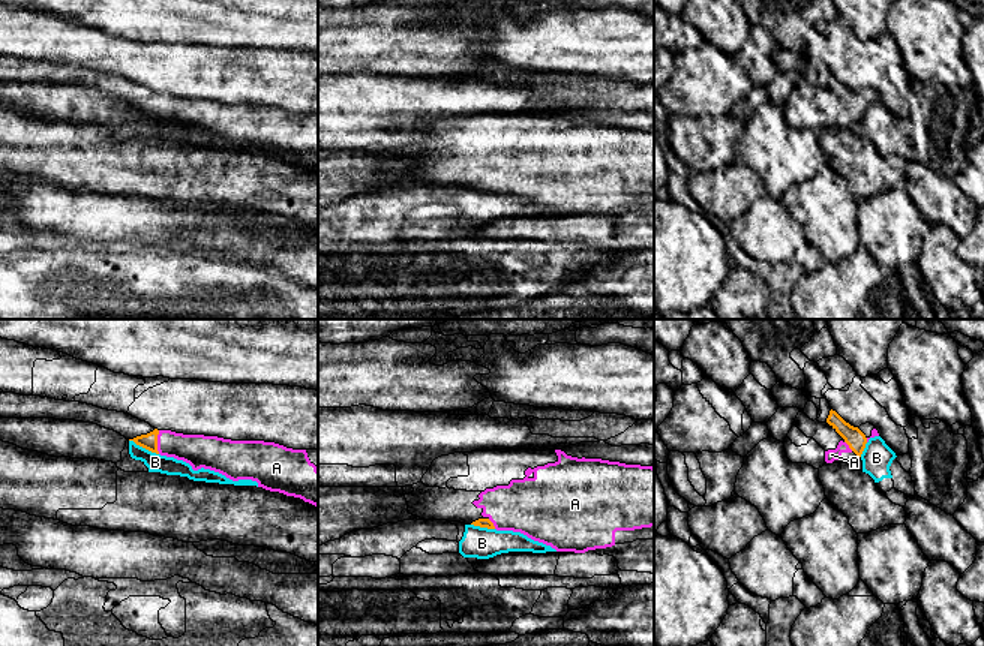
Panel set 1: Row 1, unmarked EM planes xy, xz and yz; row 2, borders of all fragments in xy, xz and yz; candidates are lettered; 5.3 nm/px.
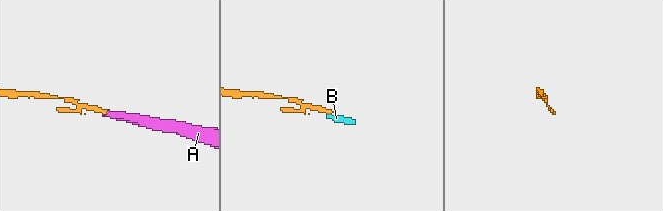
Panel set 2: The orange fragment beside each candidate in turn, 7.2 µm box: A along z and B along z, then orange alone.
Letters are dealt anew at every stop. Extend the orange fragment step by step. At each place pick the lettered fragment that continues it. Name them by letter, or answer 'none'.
none

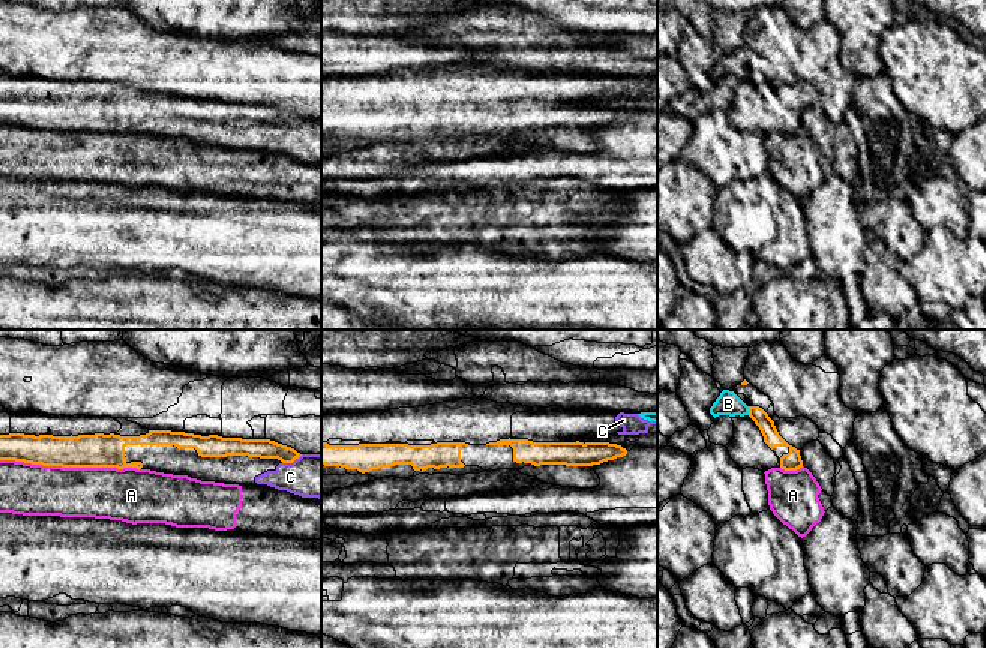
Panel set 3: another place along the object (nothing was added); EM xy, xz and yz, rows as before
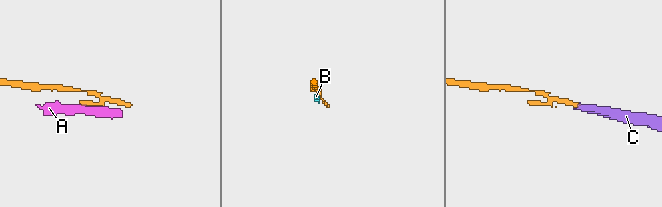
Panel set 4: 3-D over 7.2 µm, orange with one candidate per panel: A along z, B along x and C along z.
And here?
B

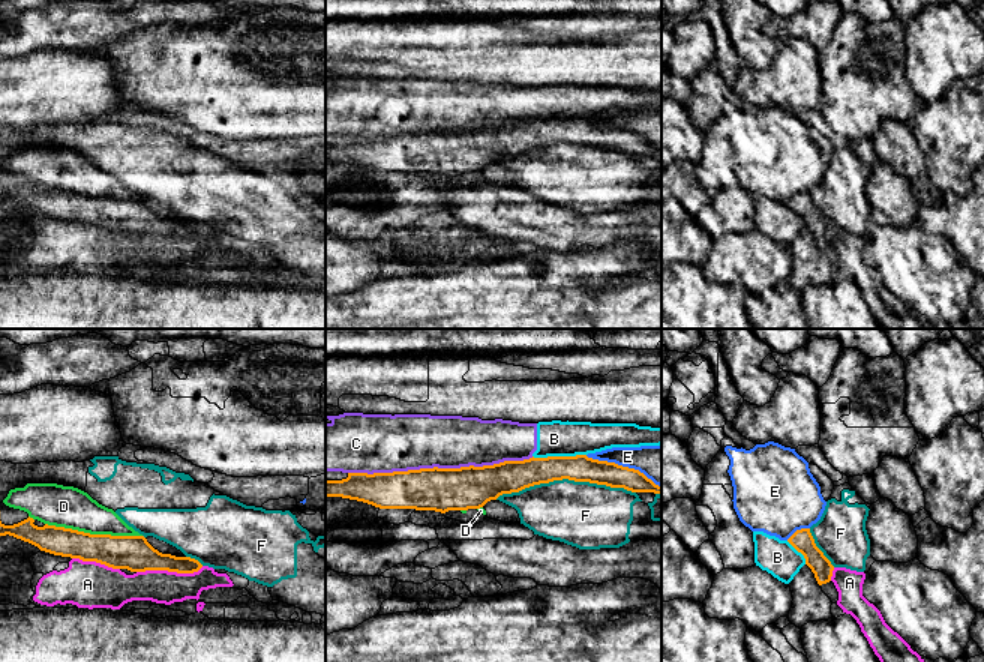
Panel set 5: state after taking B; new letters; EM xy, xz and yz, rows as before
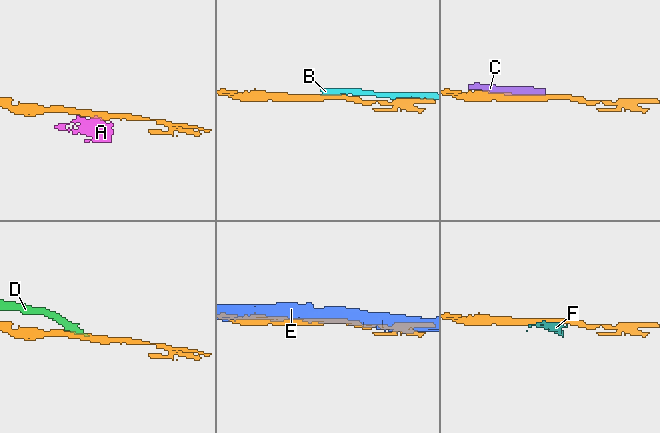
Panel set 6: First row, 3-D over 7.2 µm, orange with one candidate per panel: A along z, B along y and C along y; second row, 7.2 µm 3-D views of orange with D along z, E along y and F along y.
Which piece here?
none

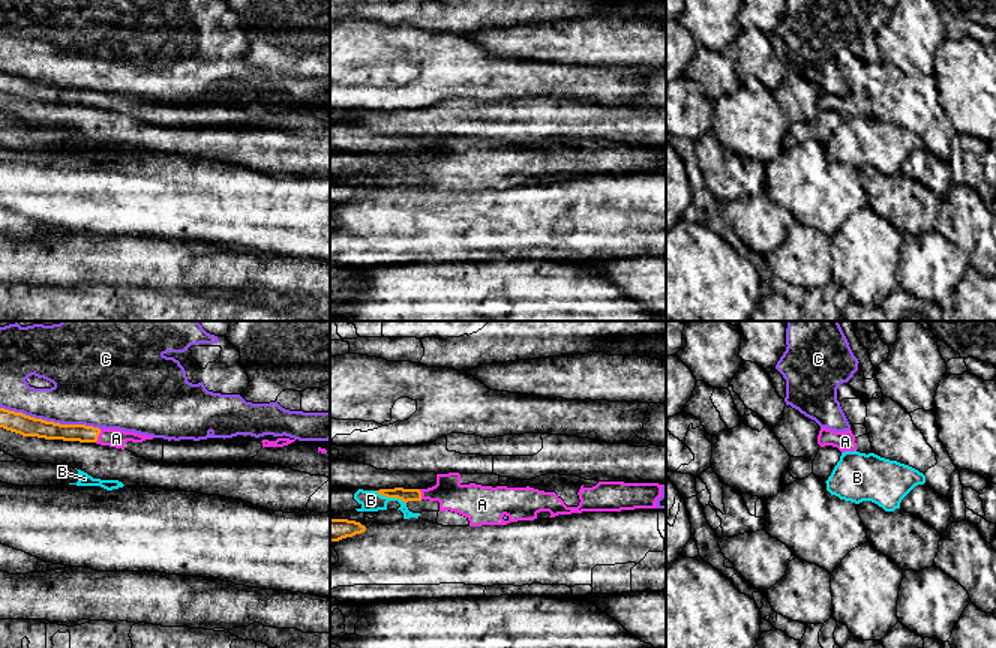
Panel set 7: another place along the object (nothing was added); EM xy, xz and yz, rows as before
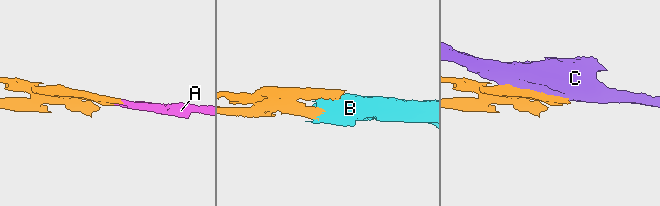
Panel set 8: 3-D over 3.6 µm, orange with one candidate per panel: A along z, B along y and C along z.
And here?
A

